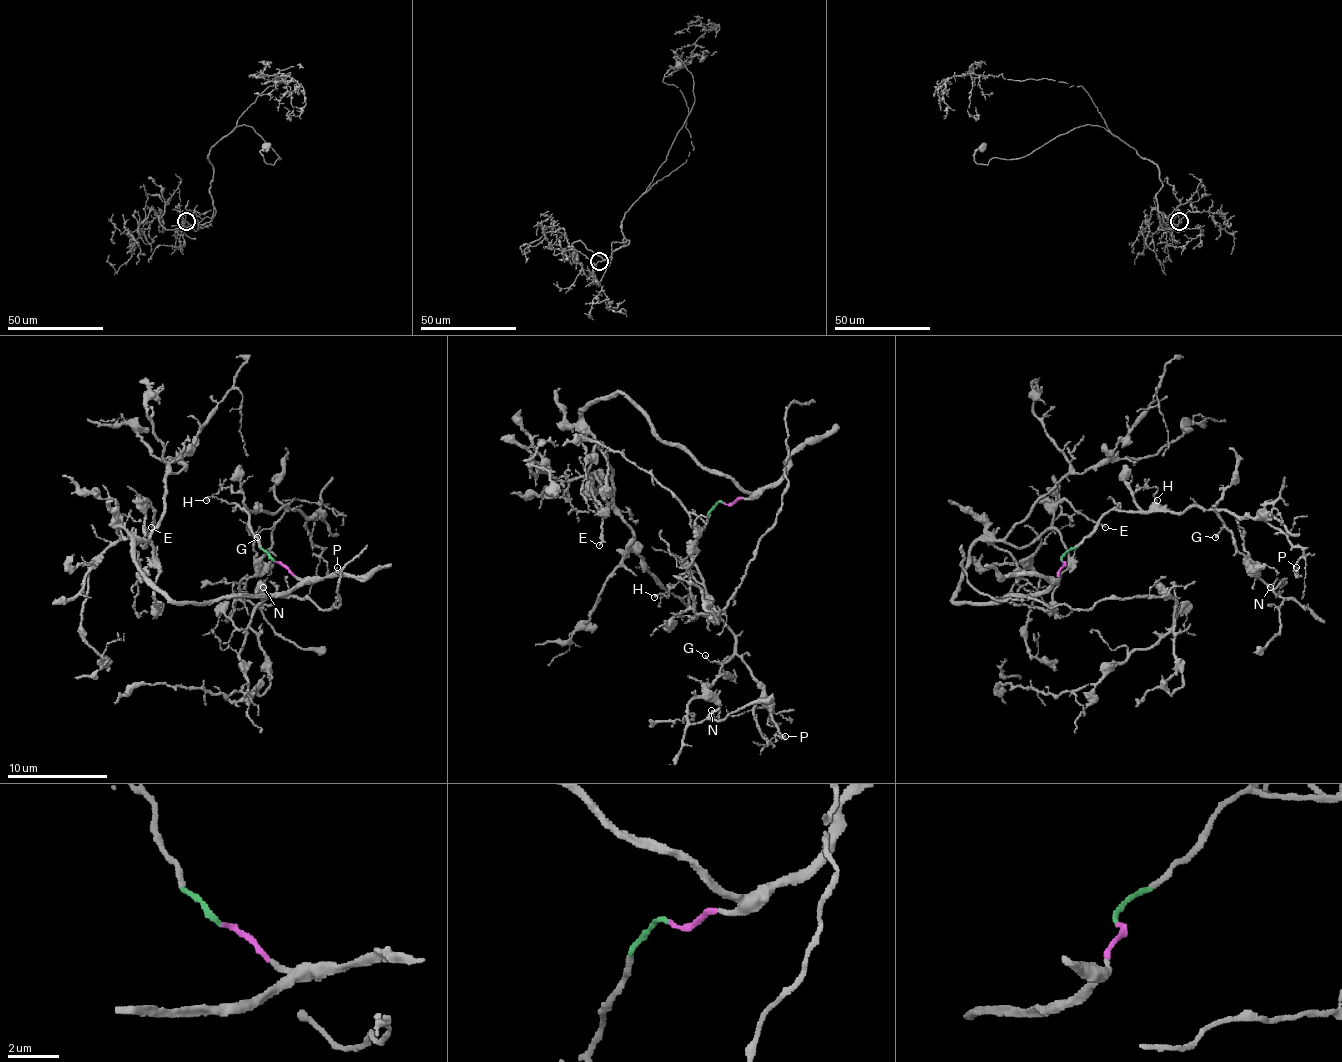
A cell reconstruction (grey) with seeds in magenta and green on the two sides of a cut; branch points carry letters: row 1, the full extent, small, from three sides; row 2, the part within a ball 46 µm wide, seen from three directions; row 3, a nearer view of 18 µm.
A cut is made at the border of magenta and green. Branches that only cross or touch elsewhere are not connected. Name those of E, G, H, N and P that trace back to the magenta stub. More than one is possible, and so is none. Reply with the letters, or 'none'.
E

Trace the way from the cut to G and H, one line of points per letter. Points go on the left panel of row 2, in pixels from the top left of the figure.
G: (275, 560), (263, 550), (243, 510), (275, 513), (285, 505), (288, 510), (258, 538)
H: (275, 560), (263, 550), (243, 510), (250, 510), (240, 493), (220, 488), (205, 500)

